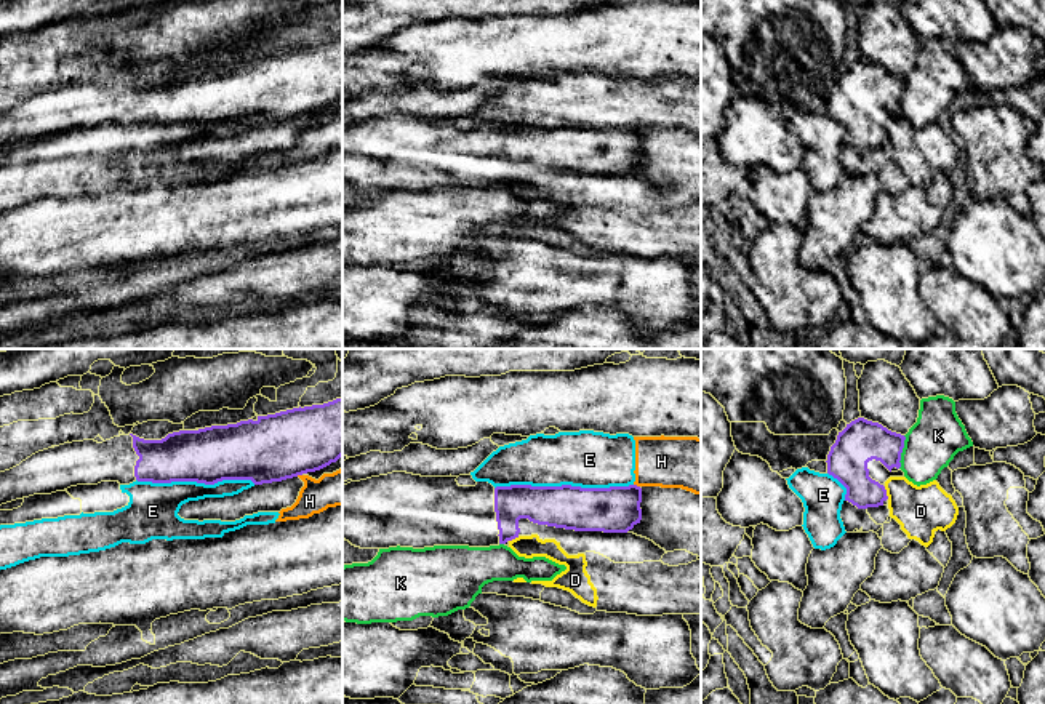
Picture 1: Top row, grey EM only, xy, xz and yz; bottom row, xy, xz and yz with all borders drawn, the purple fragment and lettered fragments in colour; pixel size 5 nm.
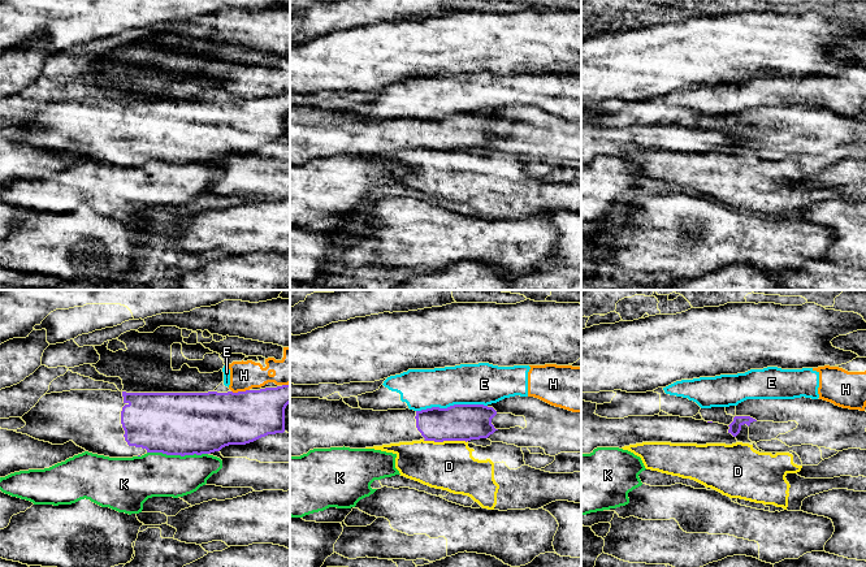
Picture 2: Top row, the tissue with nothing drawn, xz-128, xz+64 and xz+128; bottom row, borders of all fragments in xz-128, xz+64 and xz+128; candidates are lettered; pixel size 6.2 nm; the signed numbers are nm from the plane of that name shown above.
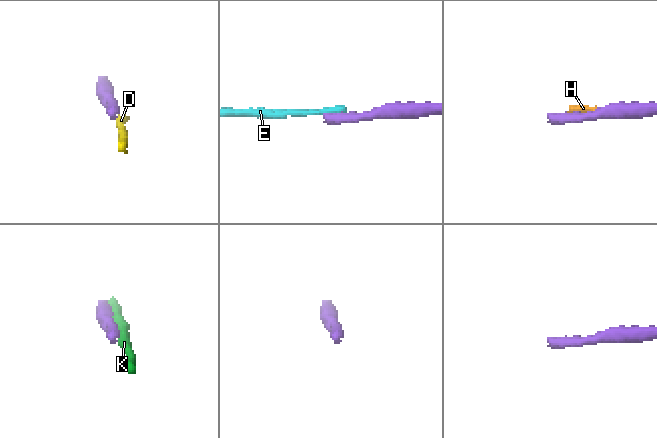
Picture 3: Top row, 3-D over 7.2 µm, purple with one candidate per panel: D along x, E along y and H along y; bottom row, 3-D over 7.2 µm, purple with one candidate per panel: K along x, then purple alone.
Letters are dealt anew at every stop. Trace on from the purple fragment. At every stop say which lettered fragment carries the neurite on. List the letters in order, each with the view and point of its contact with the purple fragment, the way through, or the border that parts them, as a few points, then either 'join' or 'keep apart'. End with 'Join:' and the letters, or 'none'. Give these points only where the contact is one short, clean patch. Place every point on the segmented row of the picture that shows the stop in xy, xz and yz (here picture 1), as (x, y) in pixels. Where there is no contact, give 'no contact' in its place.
D: yz (885, 493) | along yz (884, 487), (888, 498) | keep apart
E: xz (564, 485) | keep apart
H: xz (636, 485) | keep apart
K: yz (901, 452) | keep apart
Join: none

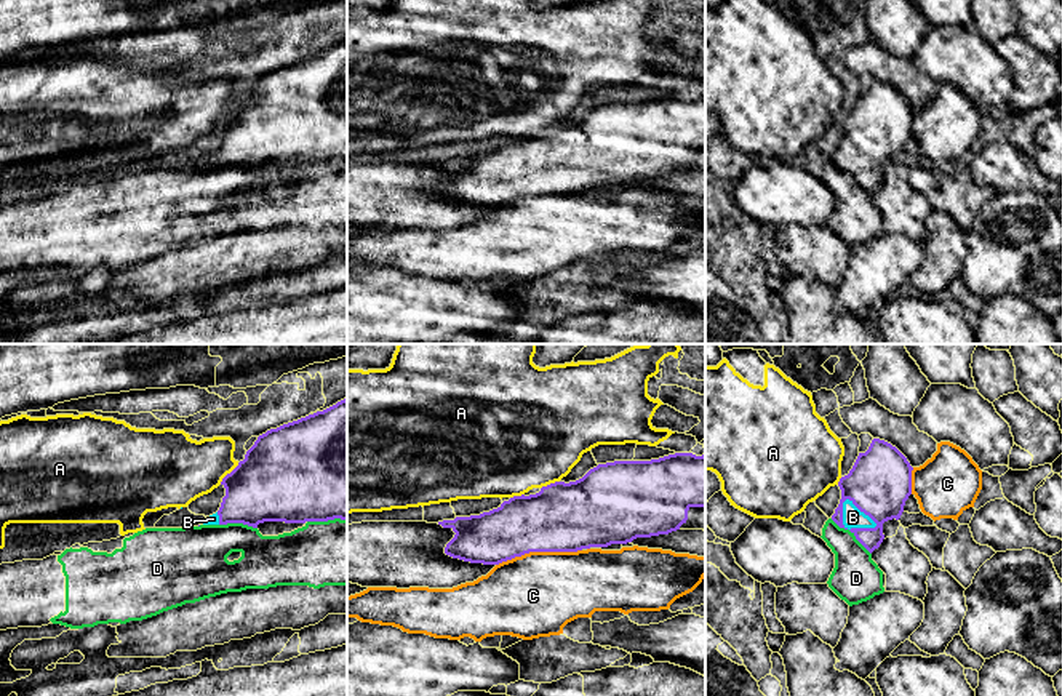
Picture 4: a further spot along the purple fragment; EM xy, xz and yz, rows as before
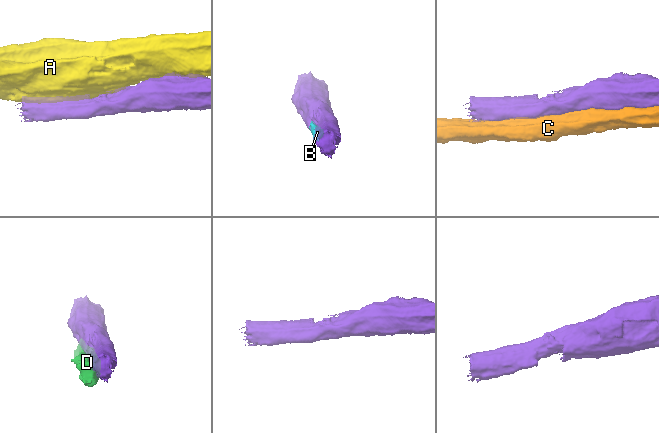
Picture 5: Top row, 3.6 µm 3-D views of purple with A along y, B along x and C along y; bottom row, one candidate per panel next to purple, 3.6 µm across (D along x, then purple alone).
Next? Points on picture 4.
A: xy (227, 474) | keep apart
B: yz (859, 509) | join
C: xz (538, 551) | keep apart
D: yz (851, 532) | keep apart
Join: B

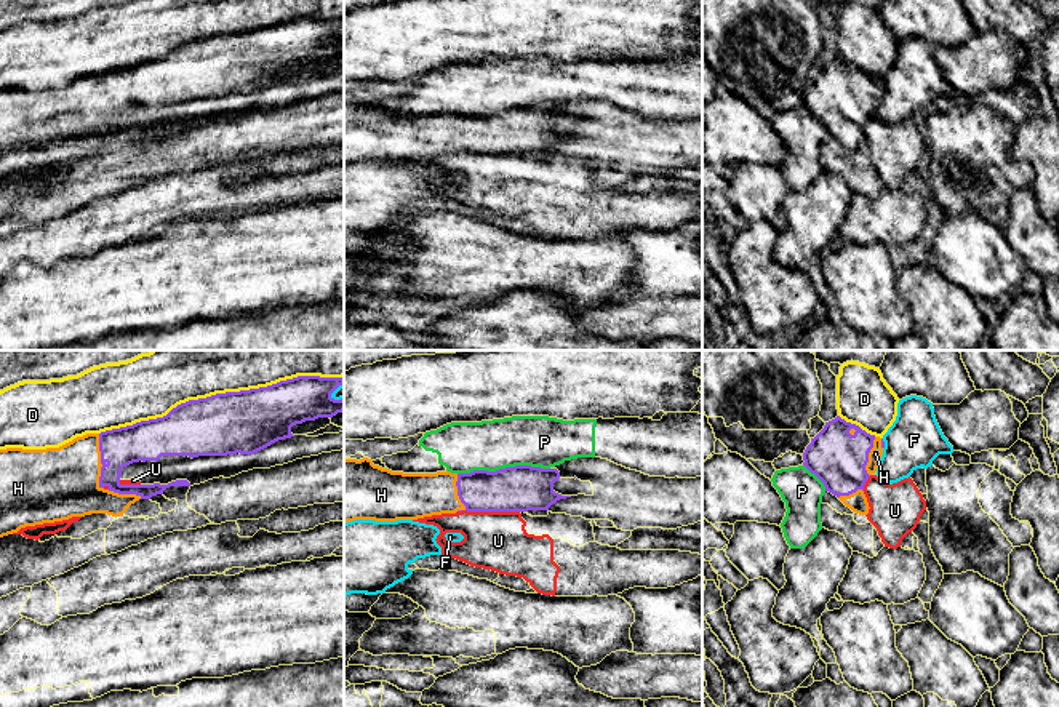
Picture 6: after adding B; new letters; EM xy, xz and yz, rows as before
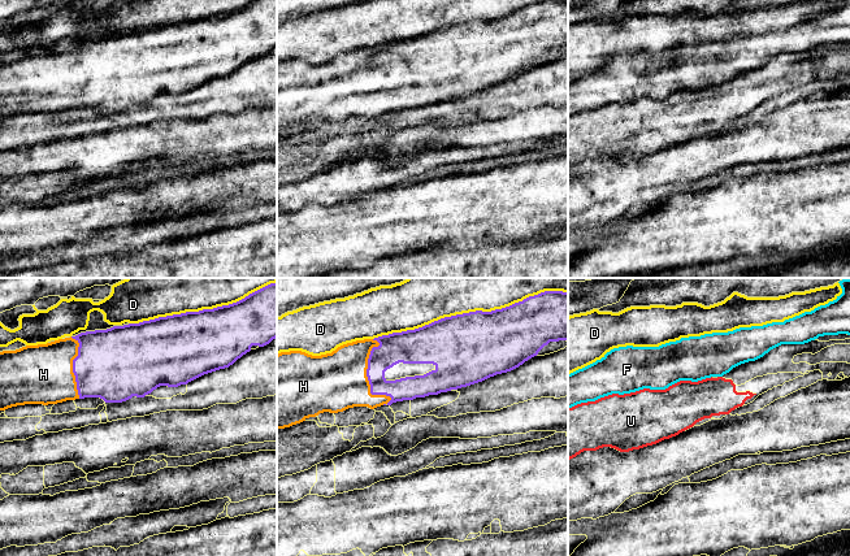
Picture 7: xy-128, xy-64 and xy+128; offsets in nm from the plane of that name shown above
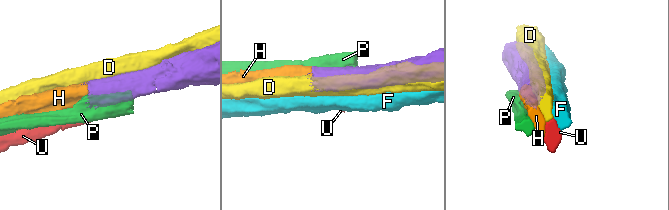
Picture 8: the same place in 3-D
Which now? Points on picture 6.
D: xy (221, 394) | keep apart
F: xy (335, 389) | keep apart
H: xy (101, 461) | join
P: xz (503, 469) | keep apart
U: xz (493, 511) | along xz (466, 509), (519, 512) | keep apart
Join: H

